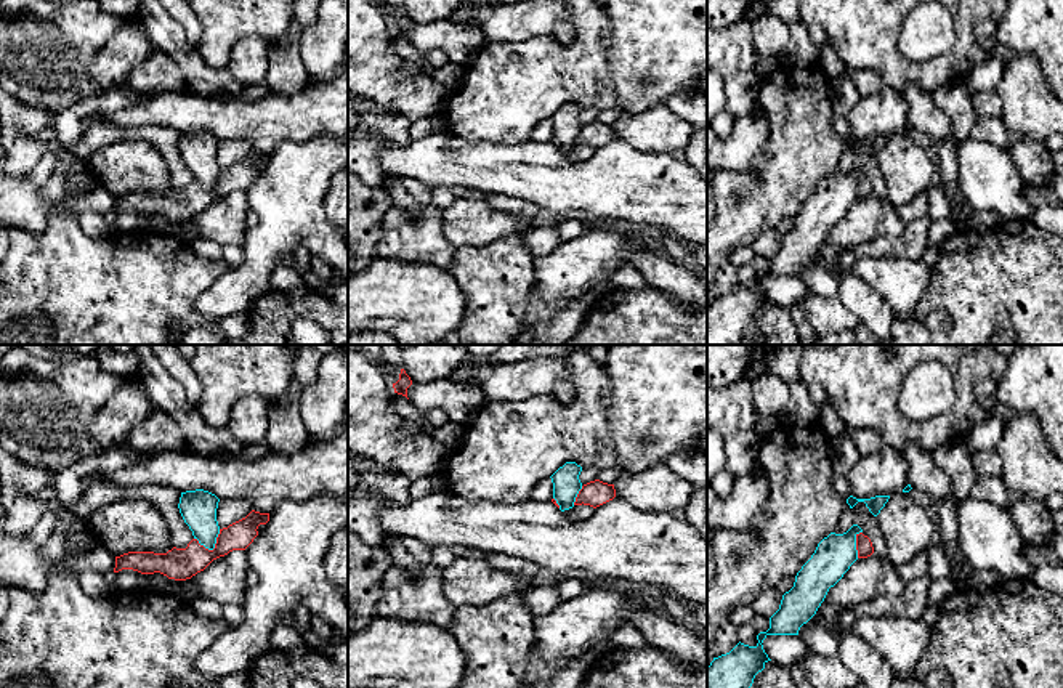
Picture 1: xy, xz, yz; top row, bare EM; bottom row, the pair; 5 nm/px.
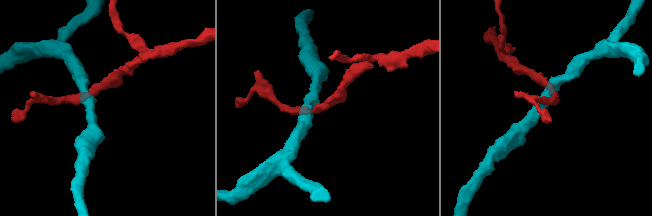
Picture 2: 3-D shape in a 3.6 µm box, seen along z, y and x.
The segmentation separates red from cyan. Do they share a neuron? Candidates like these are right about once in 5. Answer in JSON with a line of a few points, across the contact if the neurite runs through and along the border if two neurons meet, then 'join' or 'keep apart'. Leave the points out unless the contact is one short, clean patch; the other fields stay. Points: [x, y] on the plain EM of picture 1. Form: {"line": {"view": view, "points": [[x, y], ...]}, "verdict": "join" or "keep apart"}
{"line": {"view": "xy", "points": [[220, 170], [212, 190], [206, 190], [194, 180]]}, "verdict": "keep apart"}

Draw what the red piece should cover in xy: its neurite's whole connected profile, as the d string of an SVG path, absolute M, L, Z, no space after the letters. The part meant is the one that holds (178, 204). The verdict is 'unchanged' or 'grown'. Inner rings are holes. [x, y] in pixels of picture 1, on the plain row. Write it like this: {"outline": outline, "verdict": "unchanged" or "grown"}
{"outline": "M252 151L245 159L220 170L213 191L192 180L186 189L173 188L167 194L128 192L115 197L114 213L133 210L141 215L160 213L168 220L186 221L204 212L213 200L232 191L245 191L258 176L258 167L269 162L269 154Z", "verdict": "unchanged"}

